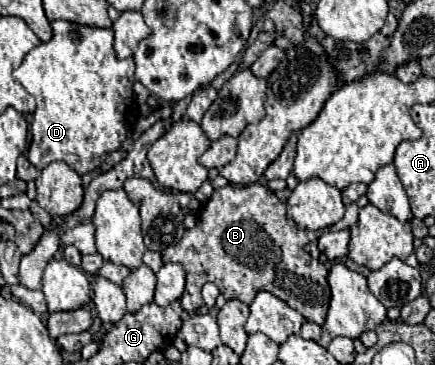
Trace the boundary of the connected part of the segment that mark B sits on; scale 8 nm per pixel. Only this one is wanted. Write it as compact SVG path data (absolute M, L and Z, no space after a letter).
M229 184L225 188L213 190L211 198L201 208L197 224L185 232L183 240L177 246L163 250L161 256L163 262L181 264L187 274L185 292L180 299L187 312L195 312L201 308L201 286L205 282L213 282L227 300L237 298L245 304L251 304L259 290L267 290L275 294L279 300L283 300L285 304L289 304L291 308L295 308L297 312L301 312L305 320L323 324L329 308L329 296L331 296L329 282L327 282L329 270L321 262L313 260L311 254L301 248L301 238L303 232L295 228L295 224L291 224L285 216L285 204L263 184L249 184L249 186Z

